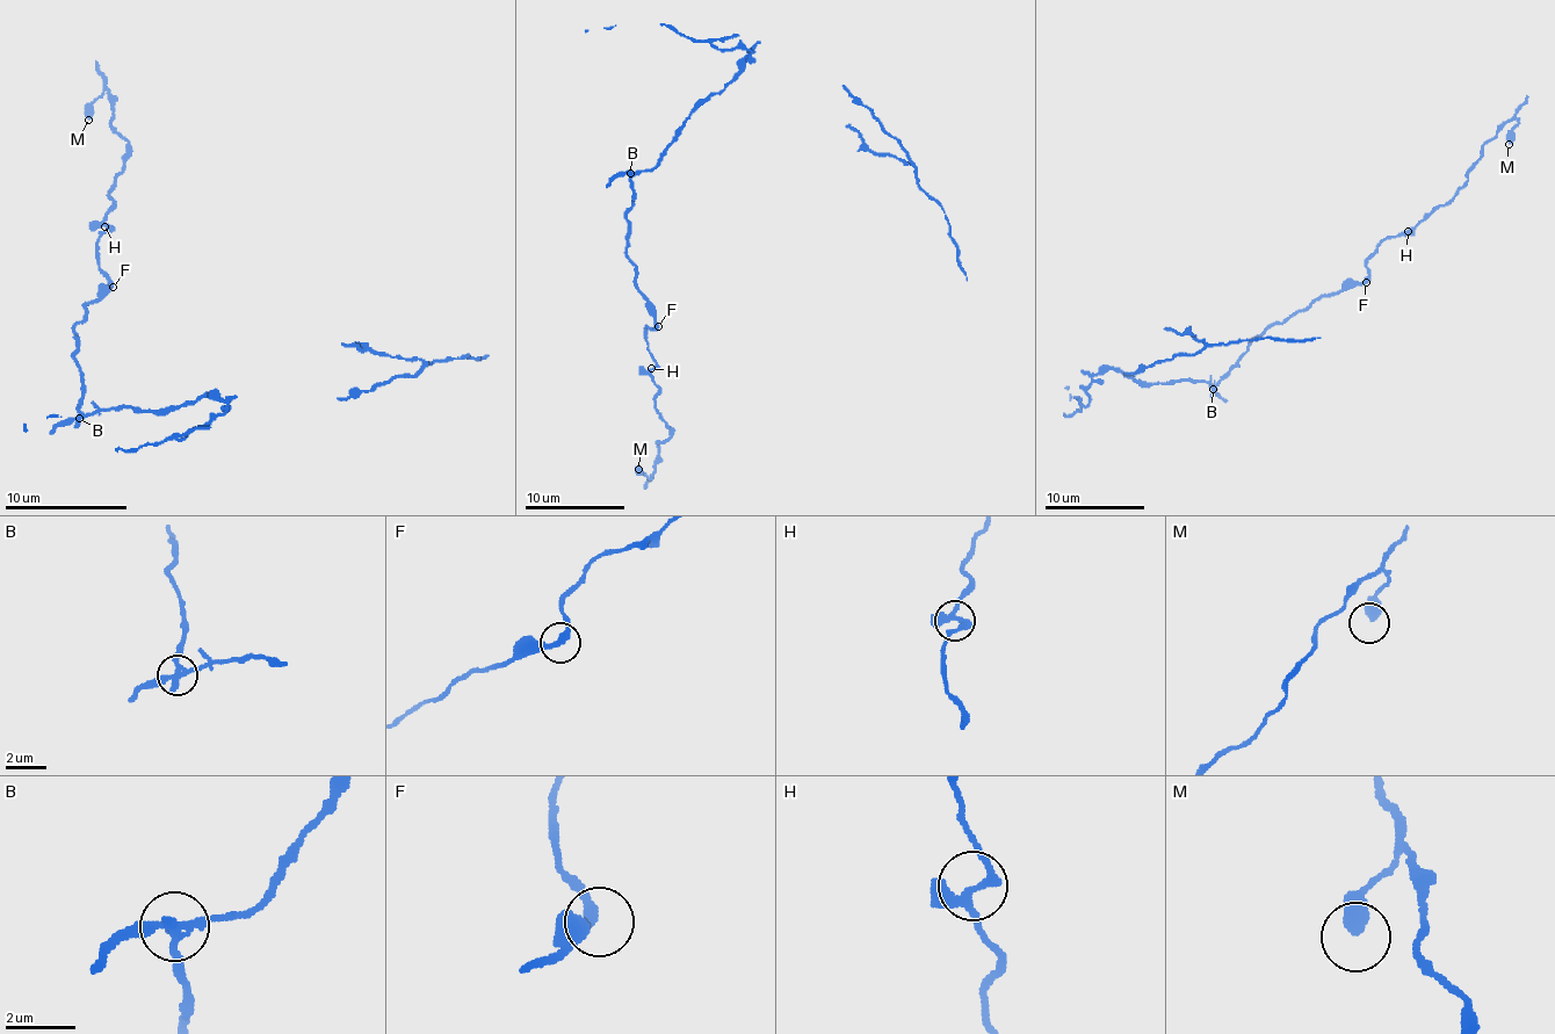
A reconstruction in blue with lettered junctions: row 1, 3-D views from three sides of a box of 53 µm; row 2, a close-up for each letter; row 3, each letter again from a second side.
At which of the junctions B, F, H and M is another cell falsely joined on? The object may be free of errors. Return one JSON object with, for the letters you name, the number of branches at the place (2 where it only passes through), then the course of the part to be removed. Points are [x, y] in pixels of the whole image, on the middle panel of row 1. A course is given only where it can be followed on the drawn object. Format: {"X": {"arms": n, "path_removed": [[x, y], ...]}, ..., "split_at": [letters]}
{"B": {"arms": 3}, "split_at": ["B"]}

